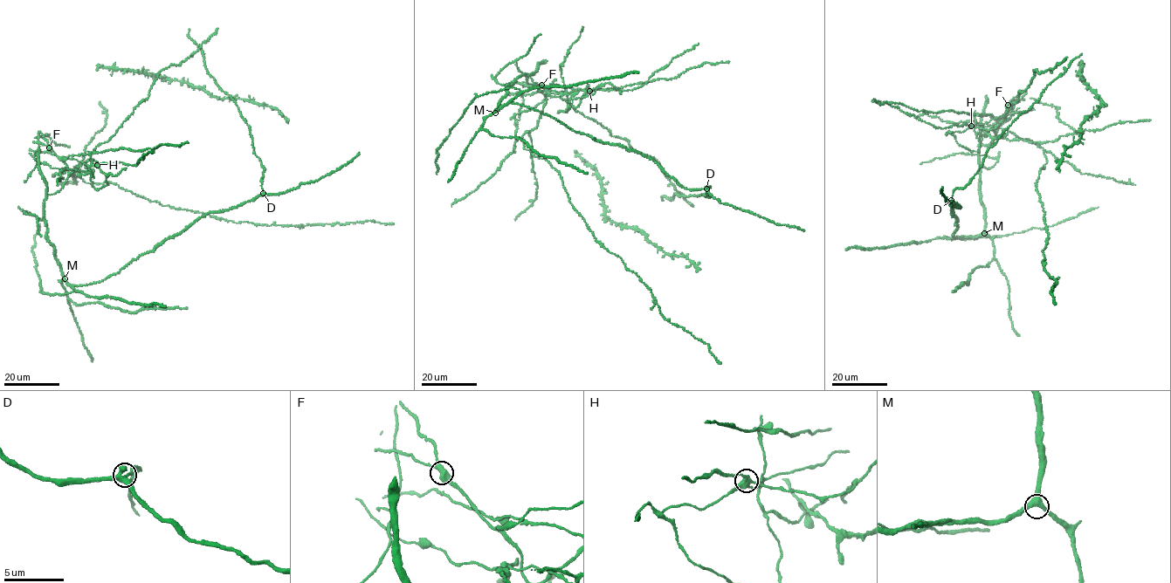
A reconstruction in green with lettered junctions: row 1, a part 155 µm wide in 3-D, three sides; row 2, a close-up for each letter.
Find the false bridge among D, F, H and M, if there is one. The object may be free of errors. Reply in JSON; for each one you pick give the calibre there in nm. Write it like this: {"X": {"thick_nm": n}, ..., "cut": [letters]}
{"H": {"thick_nm": 420}, "cut": ["H"]}

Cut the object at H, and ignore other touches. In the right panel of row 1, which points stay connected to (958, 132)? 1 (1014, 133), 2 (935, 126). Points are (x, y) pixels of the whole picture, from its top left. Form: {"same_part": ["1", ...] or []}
{"same_part": ["1"]}

